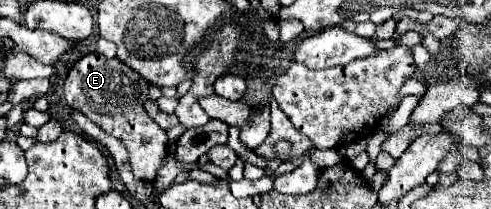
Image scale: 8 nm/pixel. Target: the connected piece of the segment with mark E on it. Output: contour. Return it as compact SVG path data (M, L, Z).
M89 53L81 57L65 79L65 99L71 109L81 111L105 133L123 141L129 151L129 163L133 175L141 181L153 183L157 171L163 167L167 149L167 133L149 117L145 103L149 99L149 83L143 75L127 67L123 61L105 59L101 53Z

